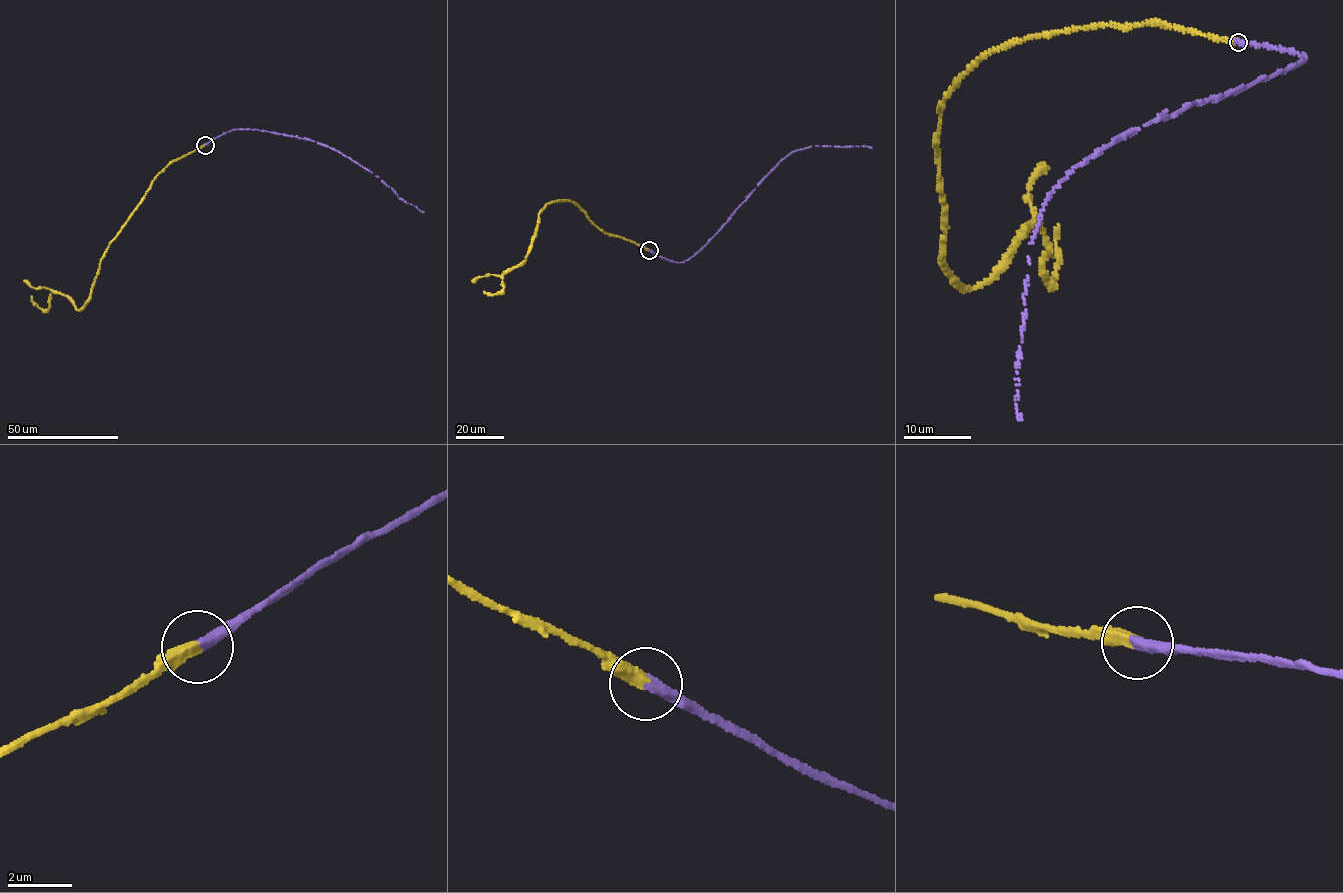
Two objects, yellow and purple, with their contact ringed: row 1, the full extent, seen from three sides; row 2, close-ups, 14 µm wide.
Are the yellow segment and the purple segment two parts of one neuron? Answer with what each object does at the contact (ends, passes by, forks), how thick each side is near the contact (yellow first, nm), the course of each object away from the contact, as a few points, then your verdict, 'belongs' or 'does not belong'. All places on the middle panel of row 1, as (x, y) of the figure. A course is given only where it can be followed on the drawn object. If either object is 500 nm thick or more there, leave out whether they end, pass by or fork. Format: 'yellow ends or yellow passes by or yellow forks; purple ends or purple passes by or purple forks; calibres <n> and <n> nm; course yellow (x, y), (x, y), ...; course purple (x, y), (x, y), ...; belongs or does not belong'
yellow ends; purple ends; calibres 420 and 400 nm; course yellow (649, 250), (607, 234), (569, 201), (552, 202), (539, 214), (526, 261), (503, 275), (501, 292), (484, 292); course purple (649, 250), (672, 261), (686, 260), (717, 232), (766, 175), (794, 151), (811, 146), (871, 148); belongs

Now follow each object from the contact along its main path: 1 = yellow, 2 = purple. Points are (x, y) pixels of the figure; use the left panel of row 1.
1: (205, 145), (157, 175), (101, 259), (84, 307), (77, 310), (52, 291), (50, 307), (42, 310), (31, 296)
2: (205, 145), (238, 129), (314, 141), (356, 162), (378, 176), (398, 197), (423, 212)

